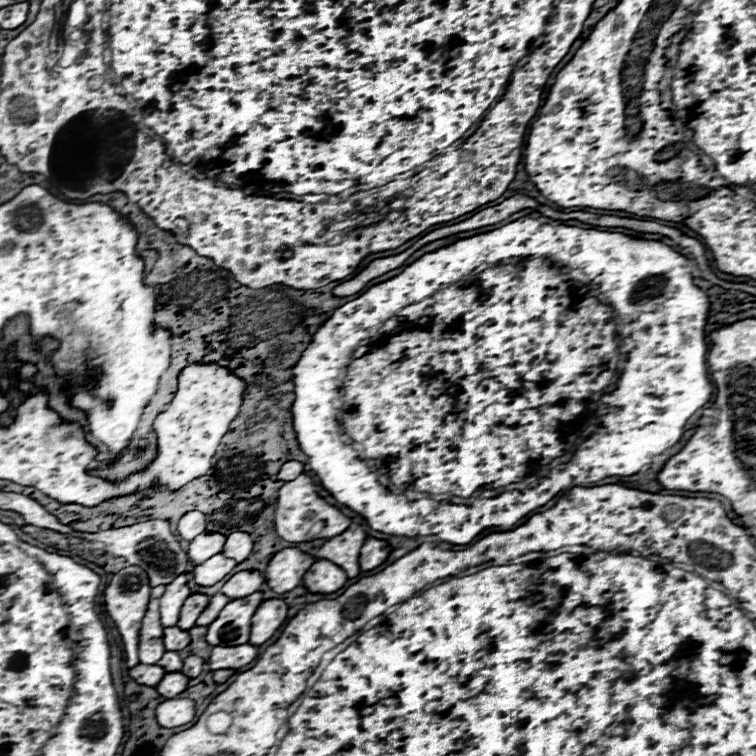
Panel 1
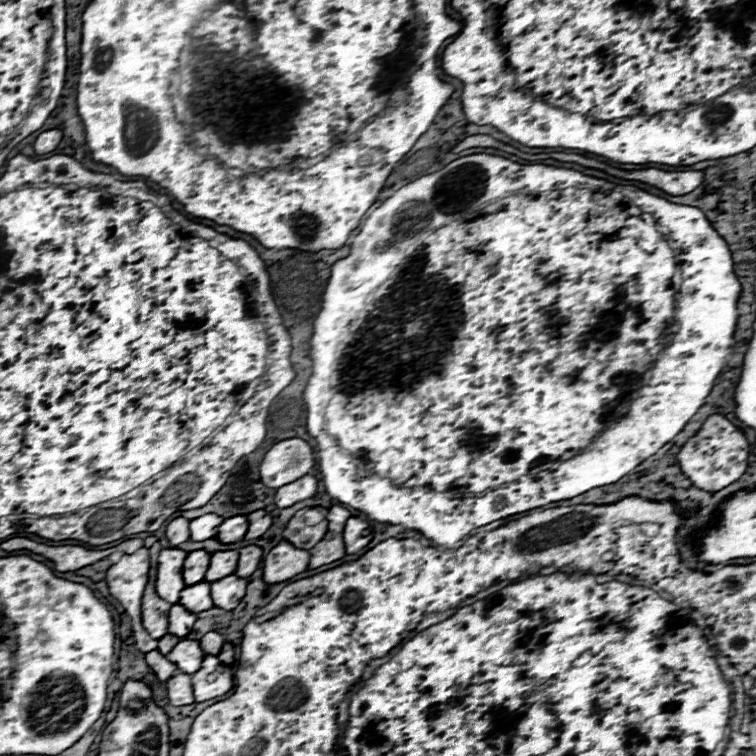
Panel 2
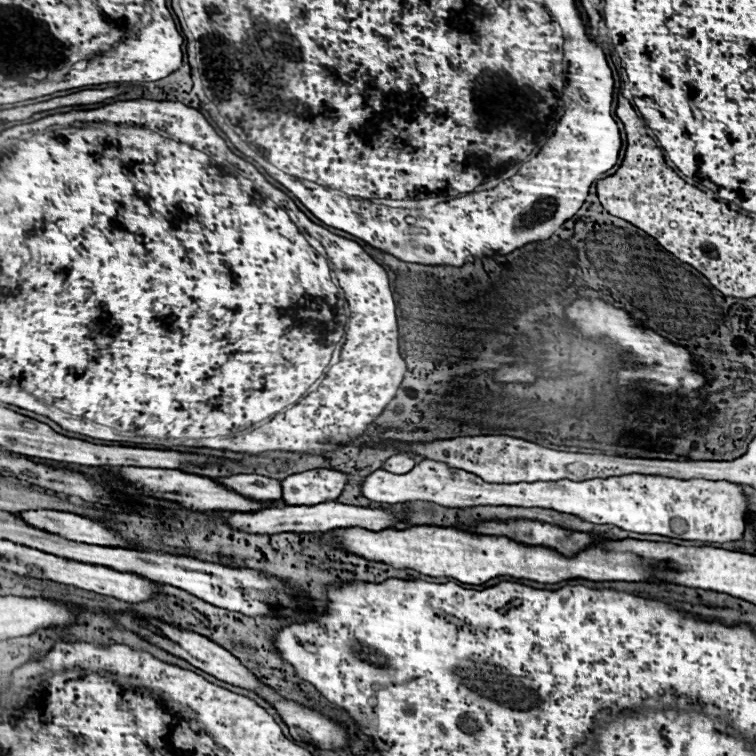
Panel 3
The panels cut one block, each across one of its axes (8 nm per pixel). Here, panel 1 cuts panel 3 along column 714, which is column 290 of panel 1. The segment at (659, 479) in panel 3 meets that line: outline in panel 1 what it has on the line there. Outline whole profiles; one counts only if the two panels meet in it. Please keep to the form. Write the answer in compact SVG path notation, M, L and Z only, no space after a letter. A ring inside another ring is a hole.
M300 474L298 478L284 482L284 486L278 490L278 506L276 506L274 522L276 522L276 532L286 542L308 542L308 540L318 540L318 538L334 538L352 524L348 516L344 516L336 506L330 506L324 498L316 494L312 478L306 474Z

